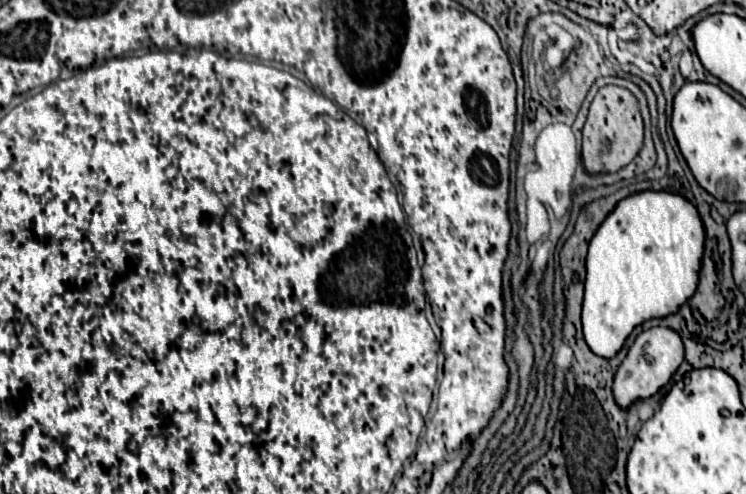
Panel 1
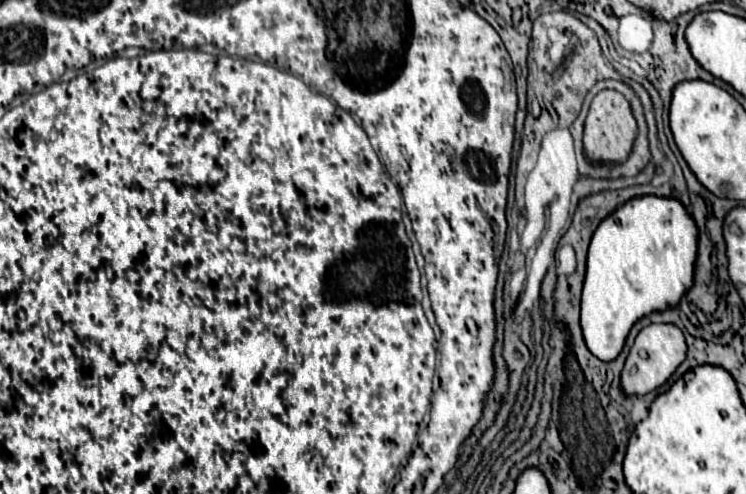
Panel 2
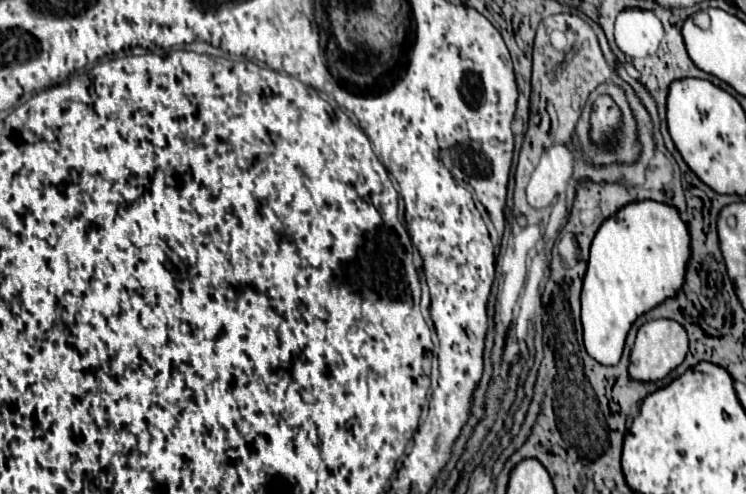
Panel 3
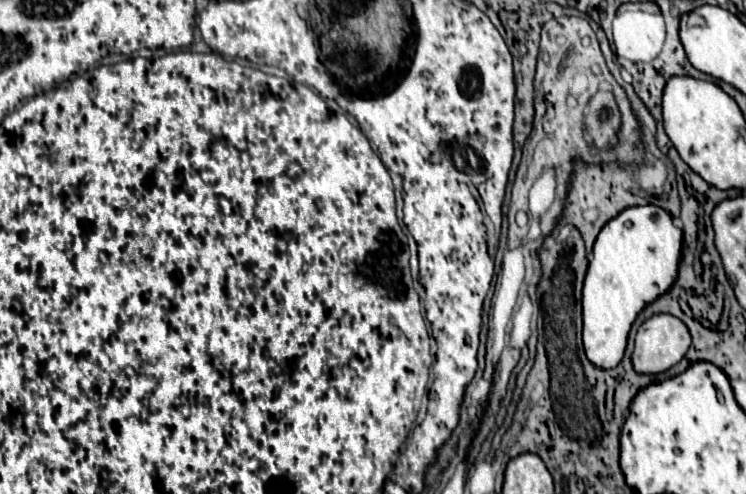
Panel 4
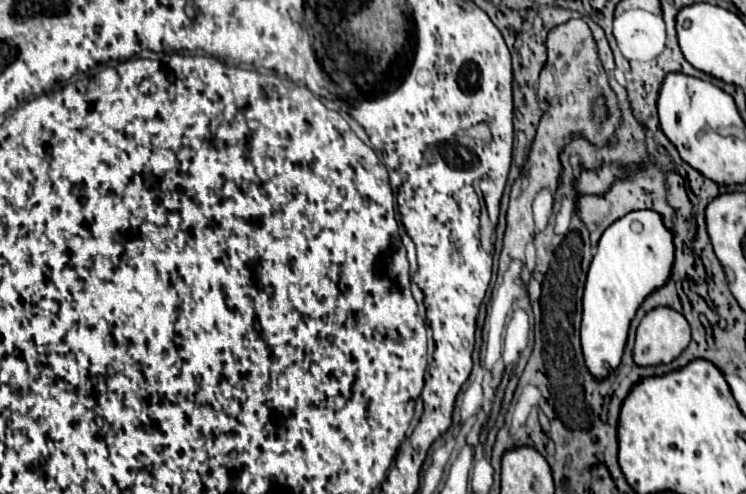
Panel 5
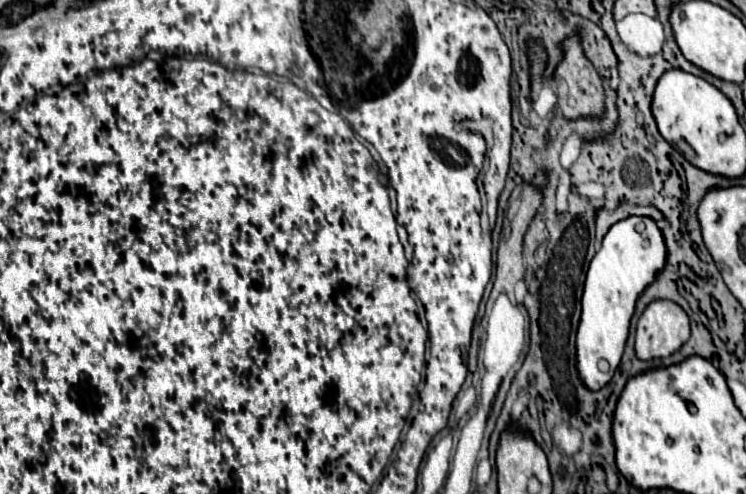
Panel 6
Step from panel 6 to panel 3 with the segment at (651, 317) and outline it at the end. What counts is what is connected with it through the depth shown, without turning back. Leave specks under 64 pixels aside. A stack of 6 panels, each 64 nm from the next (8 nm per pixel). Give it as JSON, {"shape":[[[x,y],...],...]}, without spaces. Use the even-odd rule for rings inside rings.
{"shape":[[[674,320],[646,322],[636,334],[636,344],[630,352],[628,374],[636,382],[658,382],[684,362],[686,352],[688,352],[688,336],[678,322]]]}

